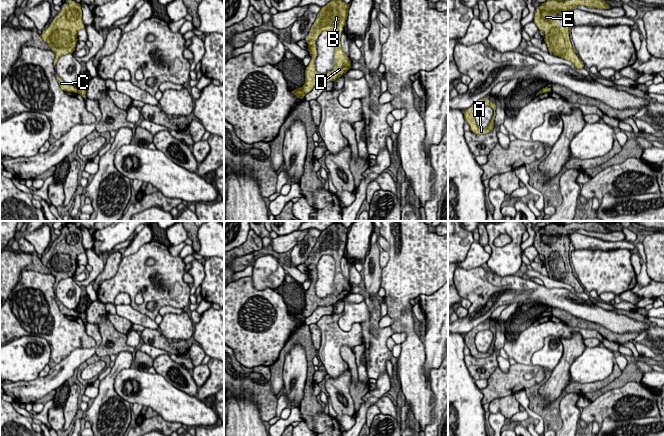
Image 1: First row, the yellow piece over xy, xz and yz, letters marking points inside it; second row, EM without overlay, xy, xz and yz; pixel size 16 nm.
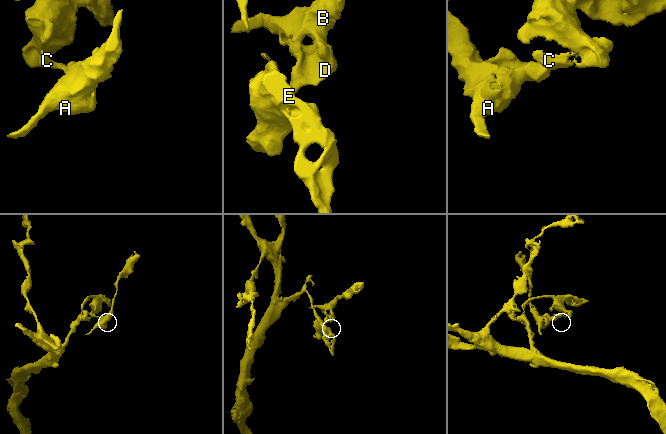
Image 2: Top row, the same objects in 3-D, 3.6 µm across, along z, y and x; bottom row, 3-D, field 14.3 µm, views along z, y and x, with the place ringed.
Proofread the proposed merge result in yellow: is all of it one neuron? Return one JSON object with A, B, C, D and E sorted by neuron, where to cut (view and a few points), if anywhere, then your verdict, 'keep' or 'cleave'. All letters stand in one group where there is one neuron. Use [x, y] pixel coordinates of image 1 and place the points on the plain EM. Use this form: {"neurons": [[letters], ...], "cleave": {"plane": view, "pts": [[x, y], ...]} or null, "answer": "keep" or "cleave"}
{"neurons": [["A", "B", "D"], ["C", "E"]], "cleave": {"plane": "xz", "pts": [[300, 312], [305, 317]]}, "answer": "cleave"}

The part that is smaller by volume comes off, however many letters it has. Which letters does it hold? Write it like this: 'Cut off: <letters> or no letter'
Cut off: A, B, D

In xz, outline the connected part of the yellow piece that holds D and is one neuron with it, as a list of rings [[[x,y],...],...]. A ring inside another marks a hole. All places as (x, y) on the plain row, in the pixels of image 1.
[[[335,221],[325,230],[321,231],[320,236],[306,261],[308,274],[312,283],[305,294],[305,308],[301,314],[306,318],[309,317],[318,307],[335,305],[345,298],[352,290],[350,283],[342,274],[340,260],[341,253],[346,250],[349,228],[342,225],[341,222]],[[321,257],[332,257],[336,262],[334,275],[334,293],[328,298],[319,298],[315,293],[314,283],[317,280],[315,273],[315,264]]]

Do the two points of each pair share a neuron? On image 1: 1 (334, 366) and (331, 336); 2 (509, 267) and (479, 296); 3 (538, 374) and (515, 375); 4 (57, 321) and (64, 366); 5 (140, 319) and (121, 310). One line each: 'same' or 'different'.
1: same
2: different
3: same
4: different
5: same

